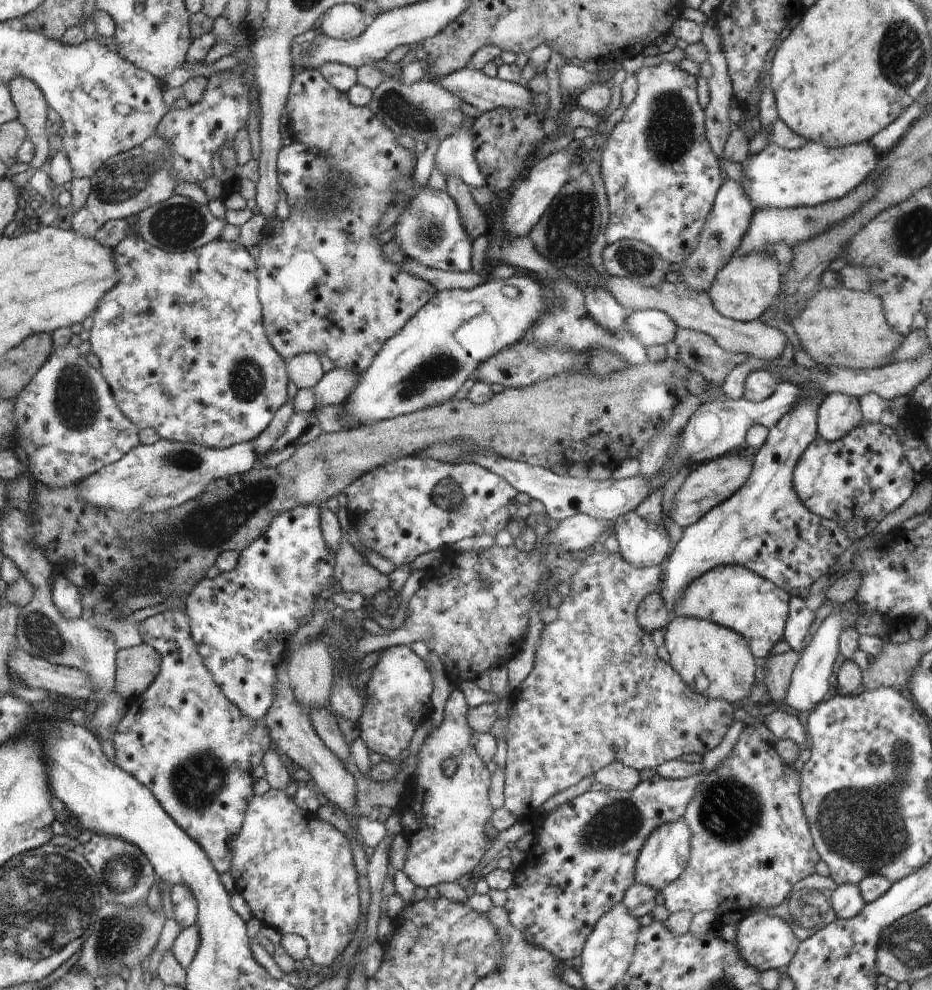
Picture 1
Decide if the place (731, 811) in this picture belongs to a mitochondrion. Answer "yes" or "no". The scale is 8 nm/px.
yes

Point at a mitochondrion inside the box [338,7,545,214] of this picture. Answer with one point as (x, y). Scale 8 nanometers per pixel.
(401, 110)

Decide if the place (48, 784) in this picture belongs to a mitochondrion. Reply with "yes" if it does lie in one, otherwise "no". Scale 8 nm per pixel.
no

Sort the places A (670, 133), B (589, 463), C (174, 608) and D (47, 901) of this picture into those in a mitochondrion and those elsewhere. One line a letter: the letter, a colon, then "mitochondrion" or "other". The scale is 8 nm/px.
A: mitochondrion
B: other
C: other
D: mitochondrion

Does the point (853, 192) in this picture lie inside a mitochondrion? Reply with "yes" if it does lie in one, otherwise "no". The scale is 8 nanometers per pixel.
no

